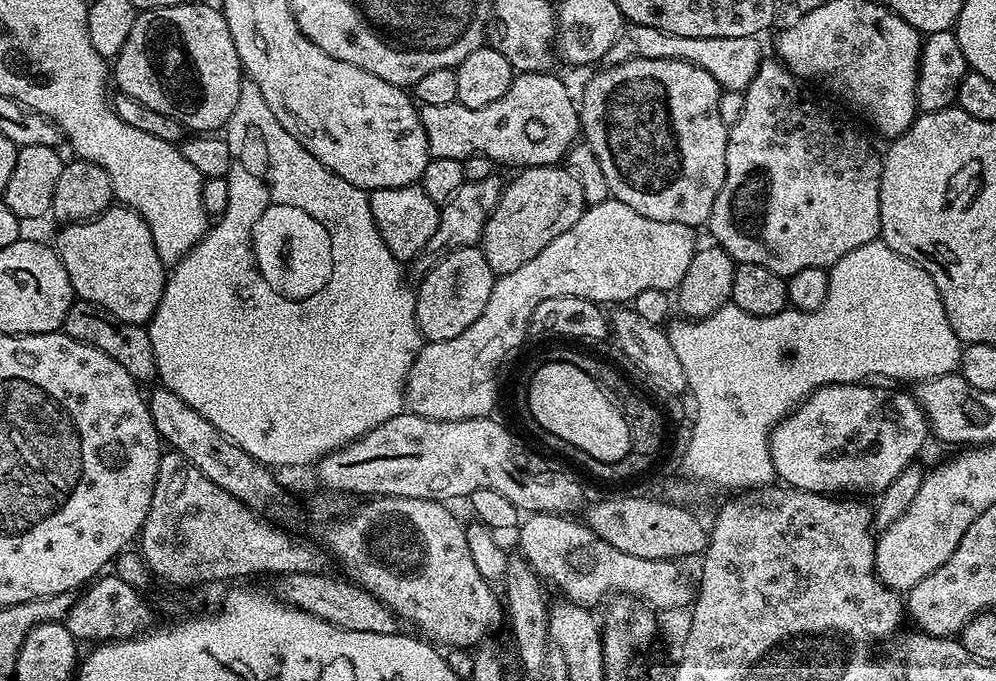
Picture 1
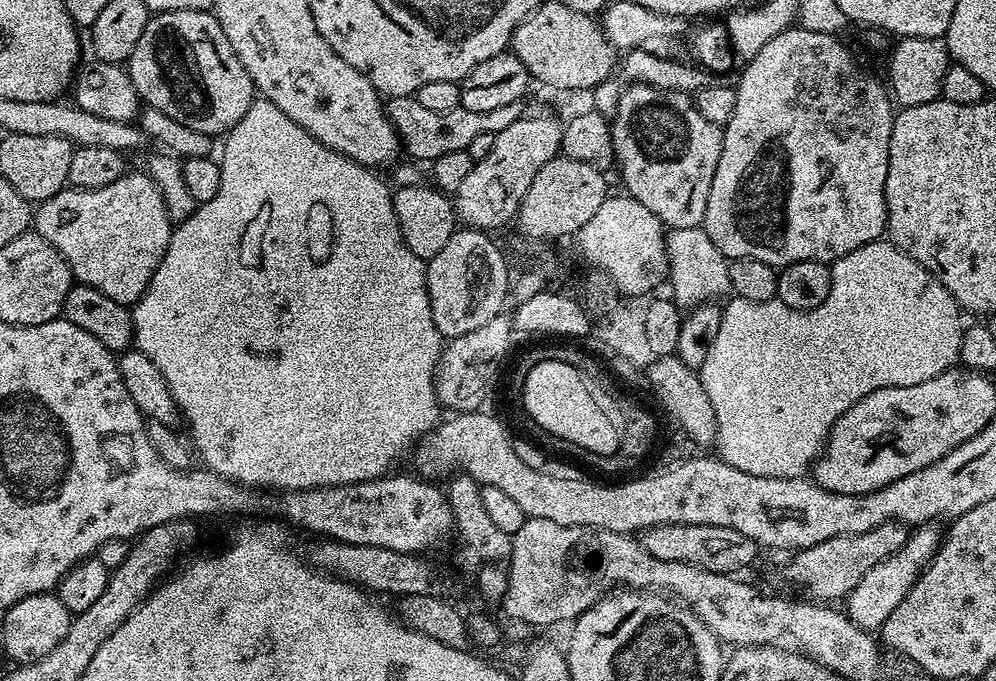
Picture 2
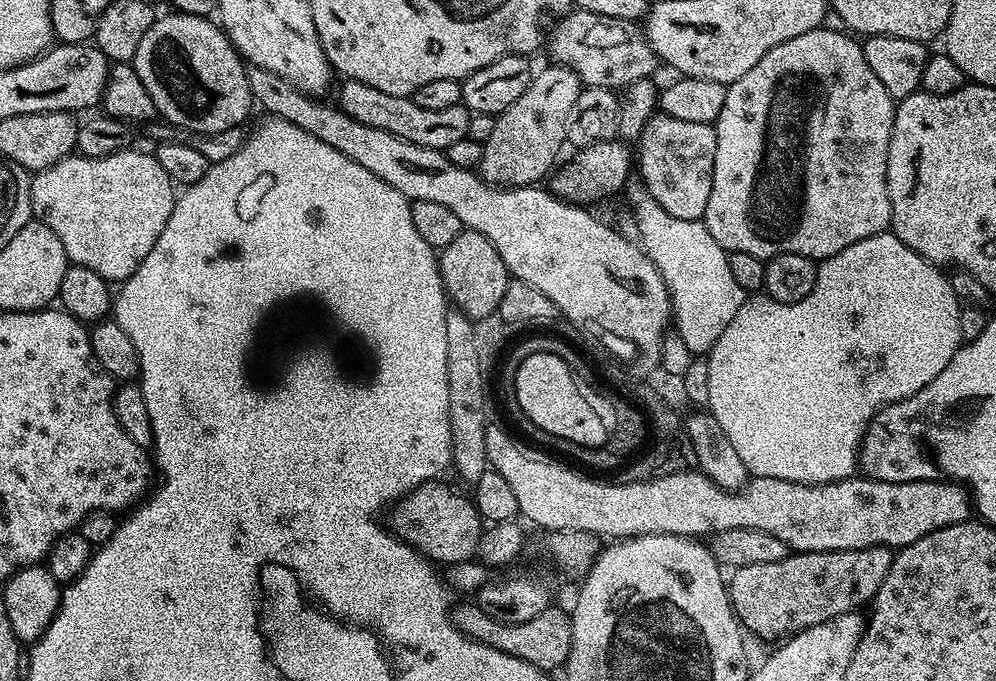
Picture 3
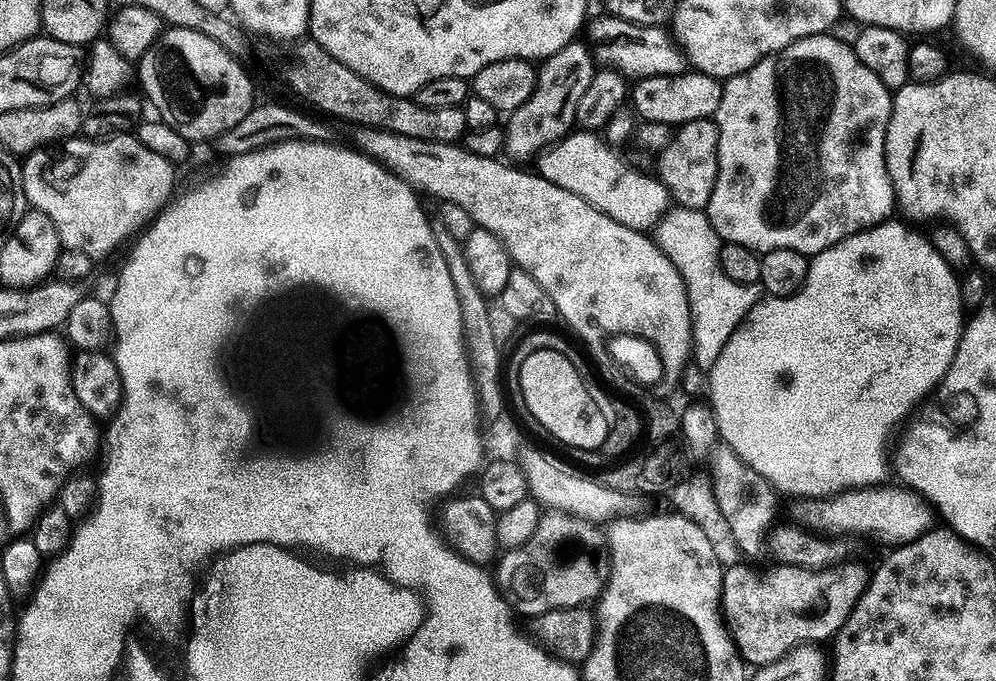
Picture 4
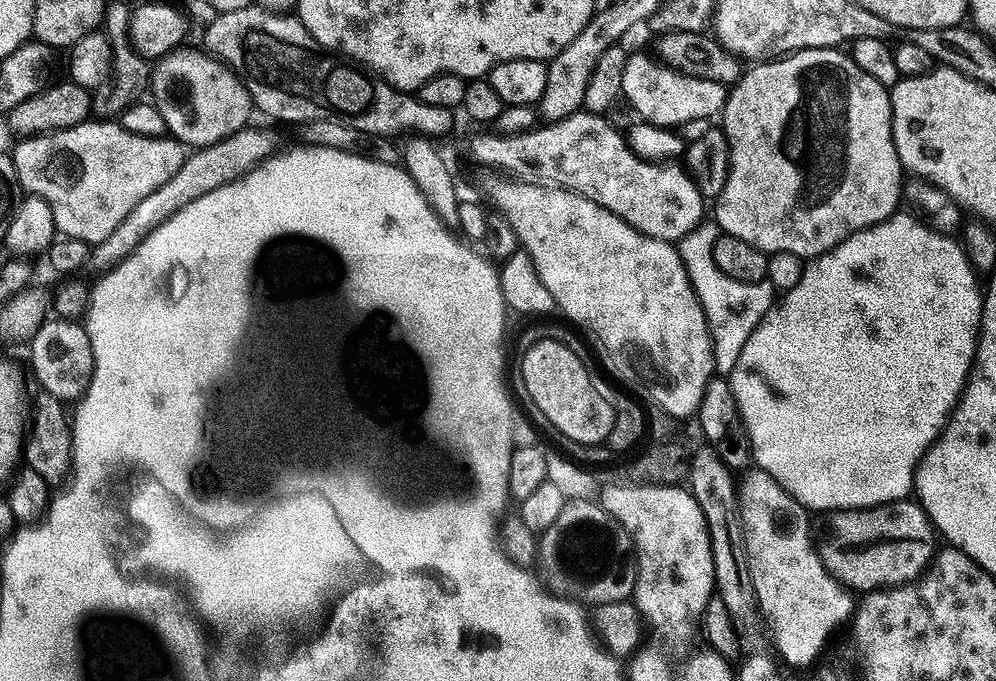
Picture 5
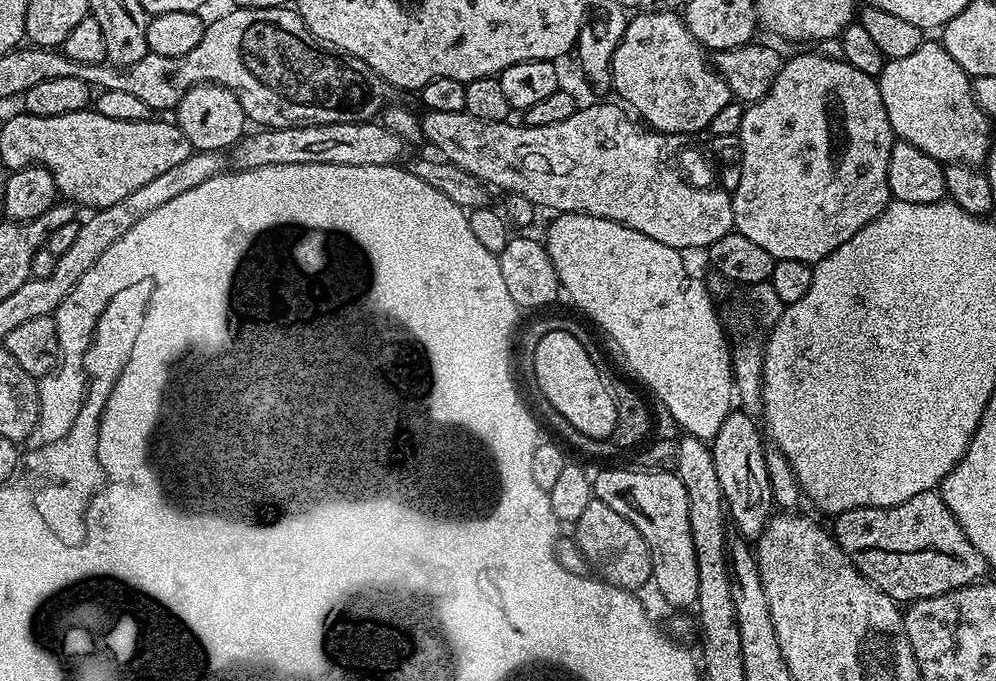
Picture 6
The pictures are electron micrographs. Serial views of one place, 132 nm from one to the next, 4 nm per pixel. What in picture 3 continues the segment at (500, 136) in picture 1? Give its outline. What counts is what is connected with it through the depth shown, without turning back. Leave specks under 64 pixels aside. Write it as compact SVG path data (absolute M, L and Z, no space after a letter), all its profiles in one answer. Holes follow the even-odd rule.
M344 80L341 85L338 107L340 107L347 116L354 118L358 122L366 122L378 130L386 130L406 142L414 142L418 146L426 146L427 148L447 150L450 146L454 146L454 142L462 142L462 138L468 135L468 117L470 112L462 103L449 106L447 110L422 110L422 106L415 104L411 98L382 94L382 90L374 90L374 86L366 86L366 82Z

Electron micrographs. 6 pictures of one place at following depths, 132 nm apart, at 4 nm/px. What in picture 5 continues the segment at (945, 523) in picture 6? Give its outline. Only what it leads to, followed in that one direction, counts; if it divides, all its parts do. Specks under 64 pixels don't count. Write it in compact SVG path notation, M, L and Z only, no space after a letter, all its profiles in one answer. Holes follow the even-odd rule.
M905 498L895 500L889 504L880 504L877 508L857 508L855 510L841 510L831 517L832 529L822 544L822 559L824 569L837 582L849 590L863 594L873 590L883 589L885 586L899 586L909 572L894 572L894 562L878 560L878 544L890 542L928 542L928 546L938 546L936 525L920 507L915 499Z

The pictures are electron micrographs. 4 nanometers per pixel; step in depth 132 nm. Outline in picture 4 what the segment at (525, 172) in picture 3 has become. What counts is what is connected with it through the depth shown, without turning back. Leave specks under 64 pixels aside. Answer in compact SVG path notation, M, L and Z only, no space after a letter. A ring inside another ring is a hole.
M572 41L541 61L533 94L507 117L508 124L504 126L507 155L535 157L571 131L580 97L584 95L596 71L593 51L587 43L584 45L581 42Z

